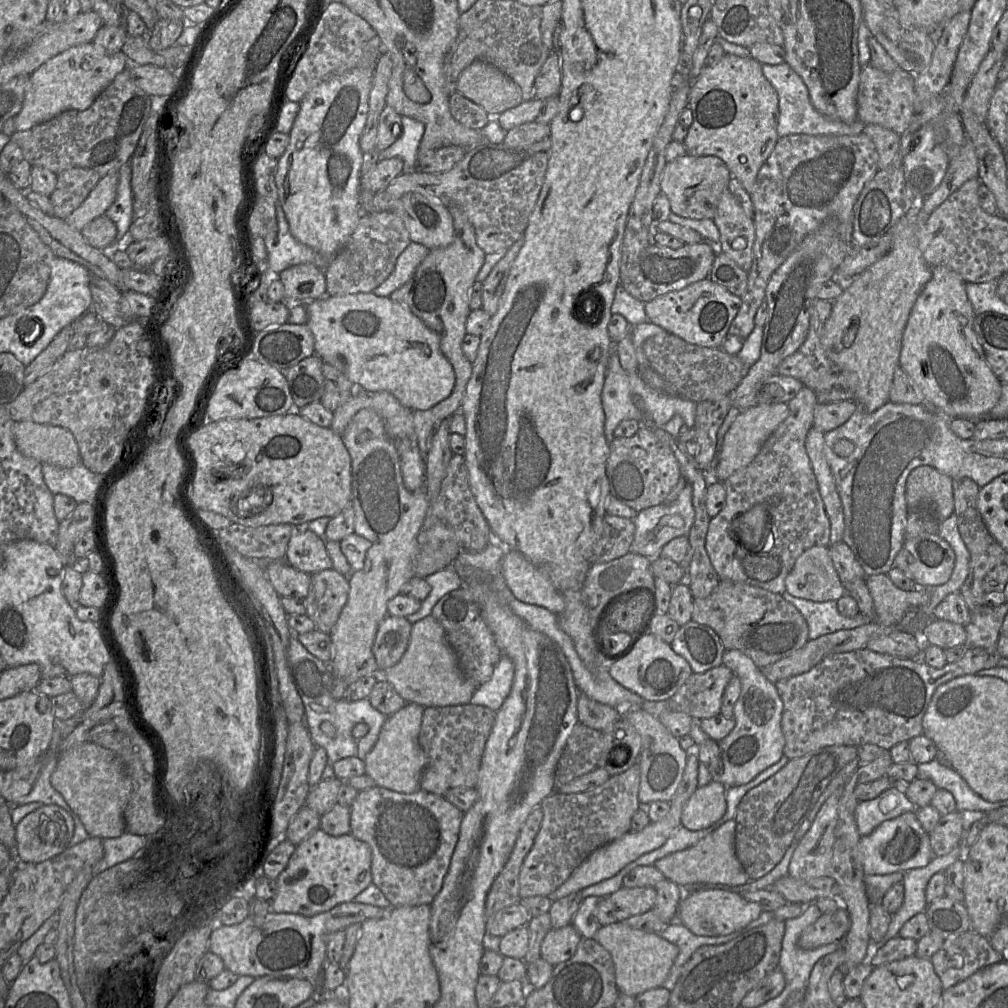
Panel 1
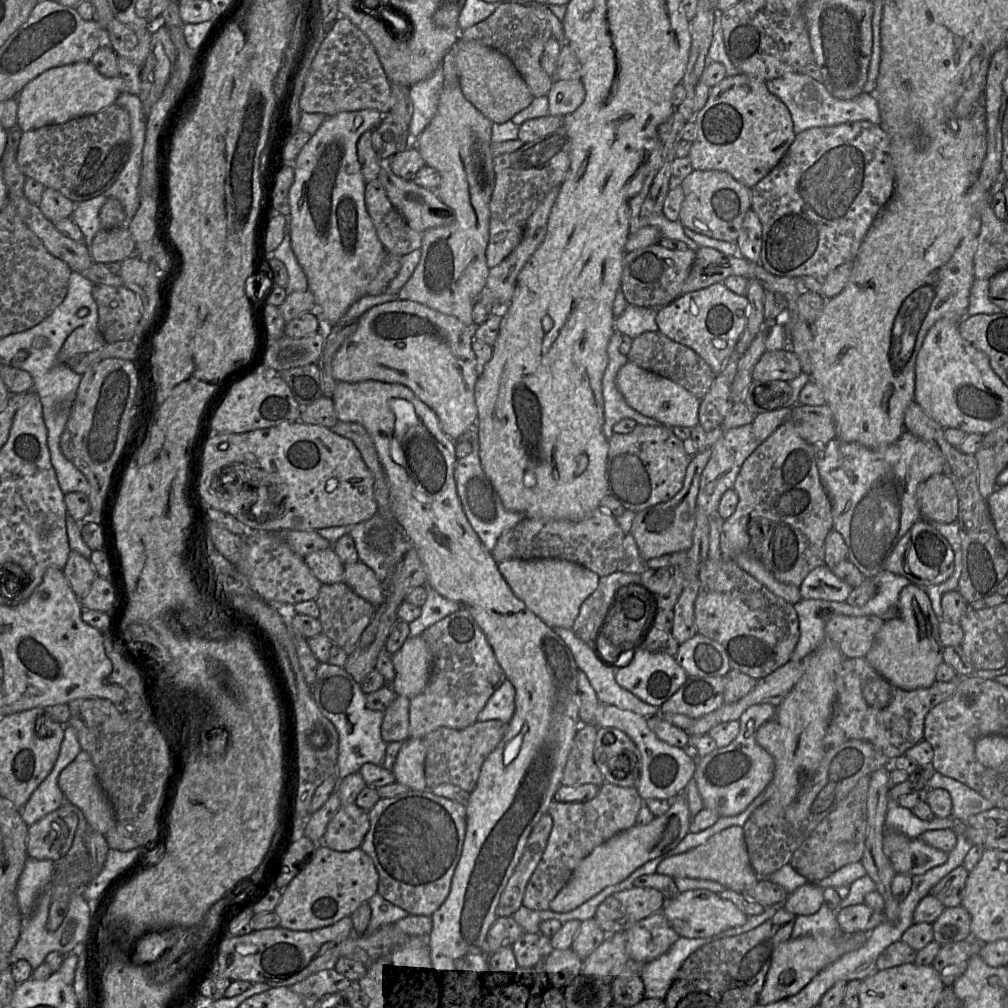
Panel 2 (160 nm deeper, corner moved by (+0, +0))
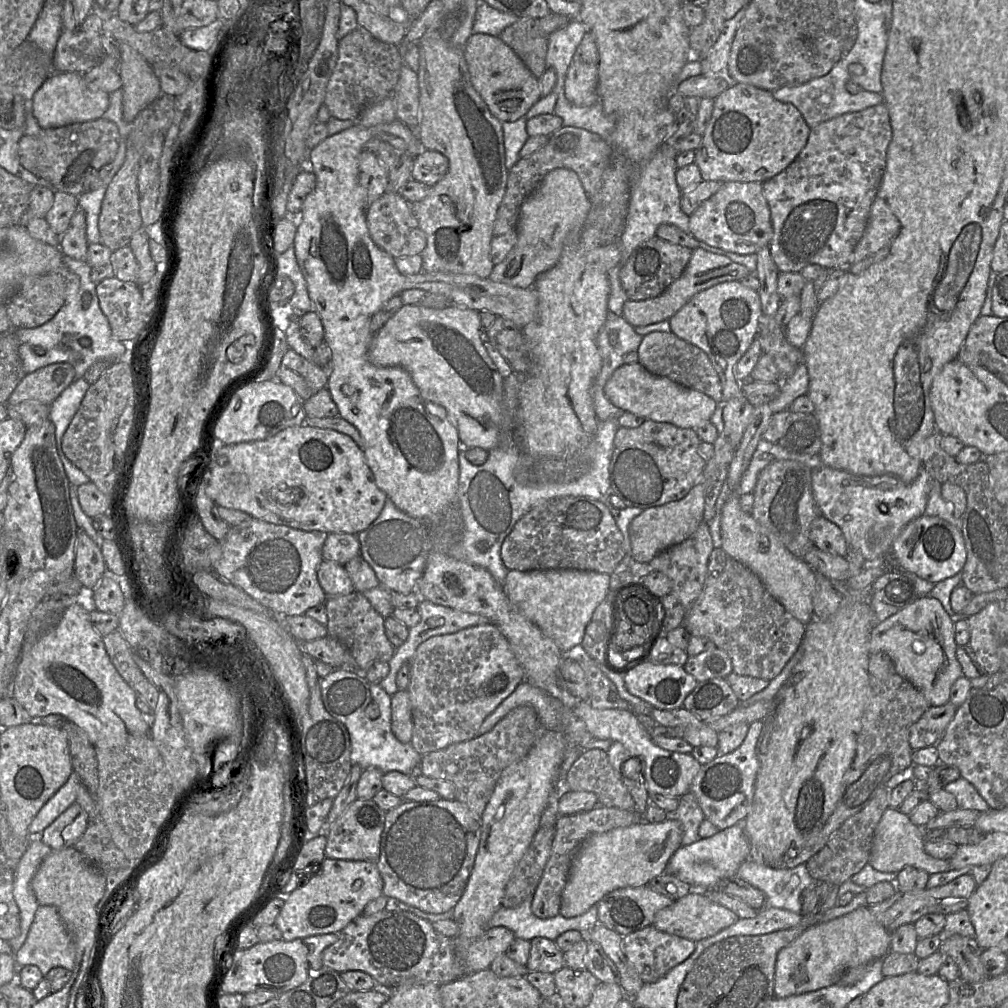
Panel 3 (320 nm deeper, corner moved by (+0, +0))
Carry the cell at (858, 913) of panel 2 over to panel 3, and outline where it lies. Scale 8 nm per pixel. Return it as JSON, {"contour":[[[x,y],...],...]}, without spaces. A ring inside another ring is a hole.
{"contour":[[[967,873],[945,885],[935,888],[925,888],[921,891],[908,892],[897,890],[889,899],[868,907],[873,916],[891,933],[901,925],[914,924],[926,914],[937,913],[948,915],[965,910],[976,887],[973,876]]]}

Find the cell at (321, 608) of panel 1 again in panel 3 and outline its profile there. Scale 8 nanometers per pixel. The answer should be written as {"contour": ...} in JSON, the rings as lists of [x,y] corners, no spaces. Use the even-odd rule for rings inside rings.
{"contour":[[[353,591],[344,596],[327,597],[323,604],[327,613],[328,637],[342,644],[354,659],[359,671],[366,671],[375,662],[389,662],[395,648],[385,635],[385,619],[372,607],[362,593]]]}

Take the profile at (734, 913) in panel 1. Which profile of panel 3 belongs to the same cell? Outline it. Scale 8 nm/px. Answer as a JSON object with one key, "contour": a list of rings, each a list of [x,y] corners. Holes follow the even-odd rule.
{"contour":[[[693,889],[686,896],[675,900],[671,906],[660,910],[652,925],[659,931],[697,942],[715,935],[737,920],[738,916],[731,910],[712,901],[705,892]]]}

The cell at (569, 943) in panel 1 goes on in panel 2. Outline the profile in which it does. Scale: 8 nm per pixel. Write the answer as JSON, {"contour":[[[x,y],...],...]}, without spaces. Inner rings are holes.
{"contour":[[[552,949],[545,958],[545,973],[550,985],[564,989],[581,974],[582,959],[572,950]]]}

